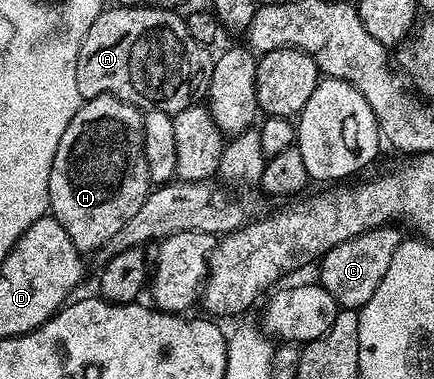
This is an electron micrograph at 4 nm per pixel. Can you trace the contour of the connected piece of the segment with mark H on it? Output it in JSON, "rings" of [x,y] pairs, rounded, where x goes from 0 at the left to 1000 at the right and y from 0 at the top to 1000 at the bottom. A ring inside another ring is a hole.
{"rings":[[[210,253],[175,290],[166,322],[129,385],[129,417],[120,417],[120,449],[111,470],[115,515],[113,567],[147,596],[157,628],[180,662],[205,670],[214,654],[242,657],[244,641],[313,567],[346,520],[350,488],[341,470],[341,427],[332,427],[332,364],[327,361],[329,298],[318,274],[297,274],[272,253]]]}

